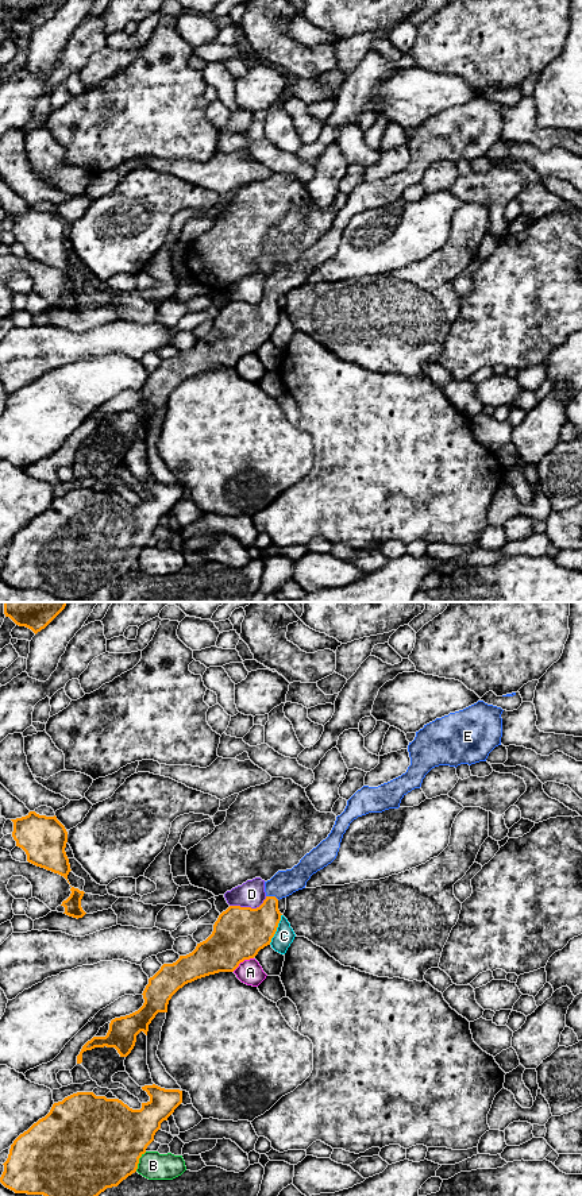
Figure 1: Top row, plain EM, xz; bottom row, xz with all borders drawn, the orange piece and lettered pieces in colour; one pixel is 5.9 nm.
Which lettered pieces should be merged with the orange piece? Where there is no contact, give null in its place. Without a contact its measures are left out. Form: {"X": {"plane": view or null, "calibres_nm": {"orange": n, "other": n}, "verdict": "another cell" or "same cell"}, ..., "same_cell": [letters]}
{"A": {"plane": "xz", "calibres_nm": {"orange": 320, "other": 150}, "verdict": "another cell"}, "B": {"plane": "xz", "calibres_nm": {"orange": 500, "other": 160}, "verdict": "another cell"}, "C": {"plane": "xz", "calibres_nm": {"orange": 320, "other": 120}, "verdict": "another cell"}, "D": {"plane": "xz", "calibres_nm": {"orange": 320, "other": 160}, "verdict": "another cell"}, "E": {"plane": "xz", "calibres_nm": {"orange": 260, "other": 160}, "verdict": "same cell"}, "same_cell": ["E"]}

